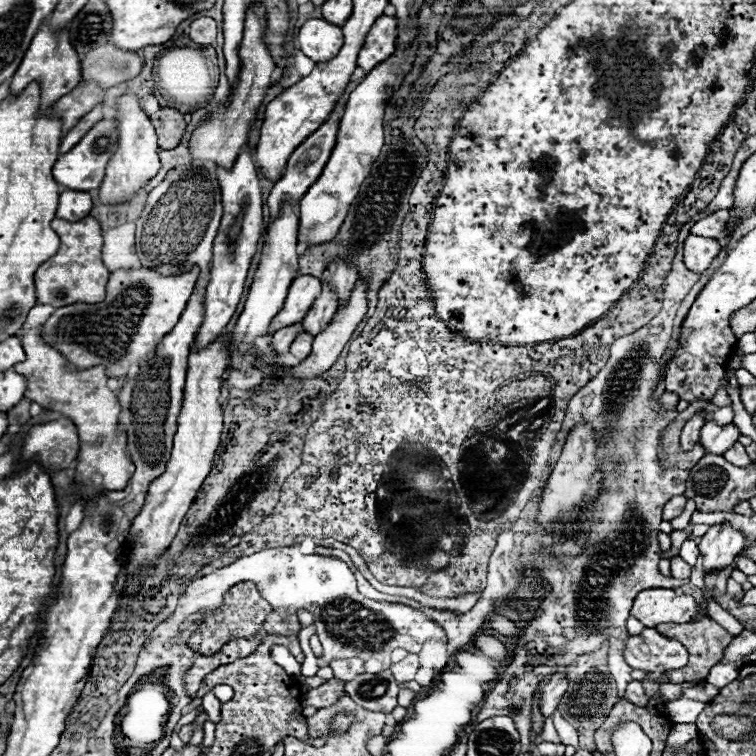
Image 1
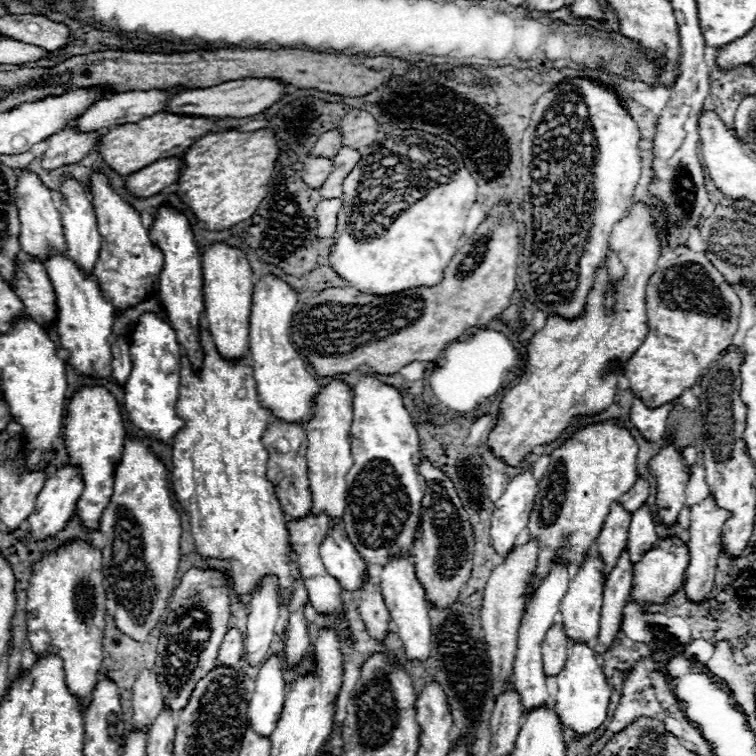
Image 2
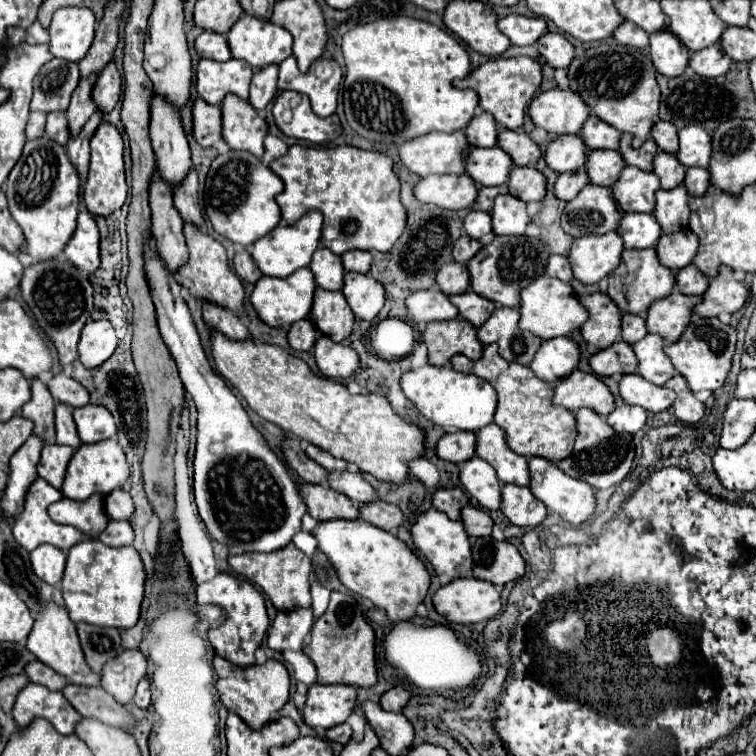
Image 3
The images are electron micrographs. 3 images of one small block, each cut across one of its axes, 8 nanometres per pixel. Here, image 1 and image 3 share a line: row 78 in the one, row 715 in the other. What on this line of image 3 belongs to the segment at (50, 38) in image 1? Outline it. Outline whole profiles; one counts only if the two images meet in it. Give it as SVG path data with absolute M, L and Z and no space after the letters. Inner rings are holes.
M26 684L22 692L18 692L16 704L12 708L14 722L24 728L32 722L32 718L46 718L60 734L72 734L74 726L82 716L70 706L70 702L62 696L62 692L48 690L42 684Z

